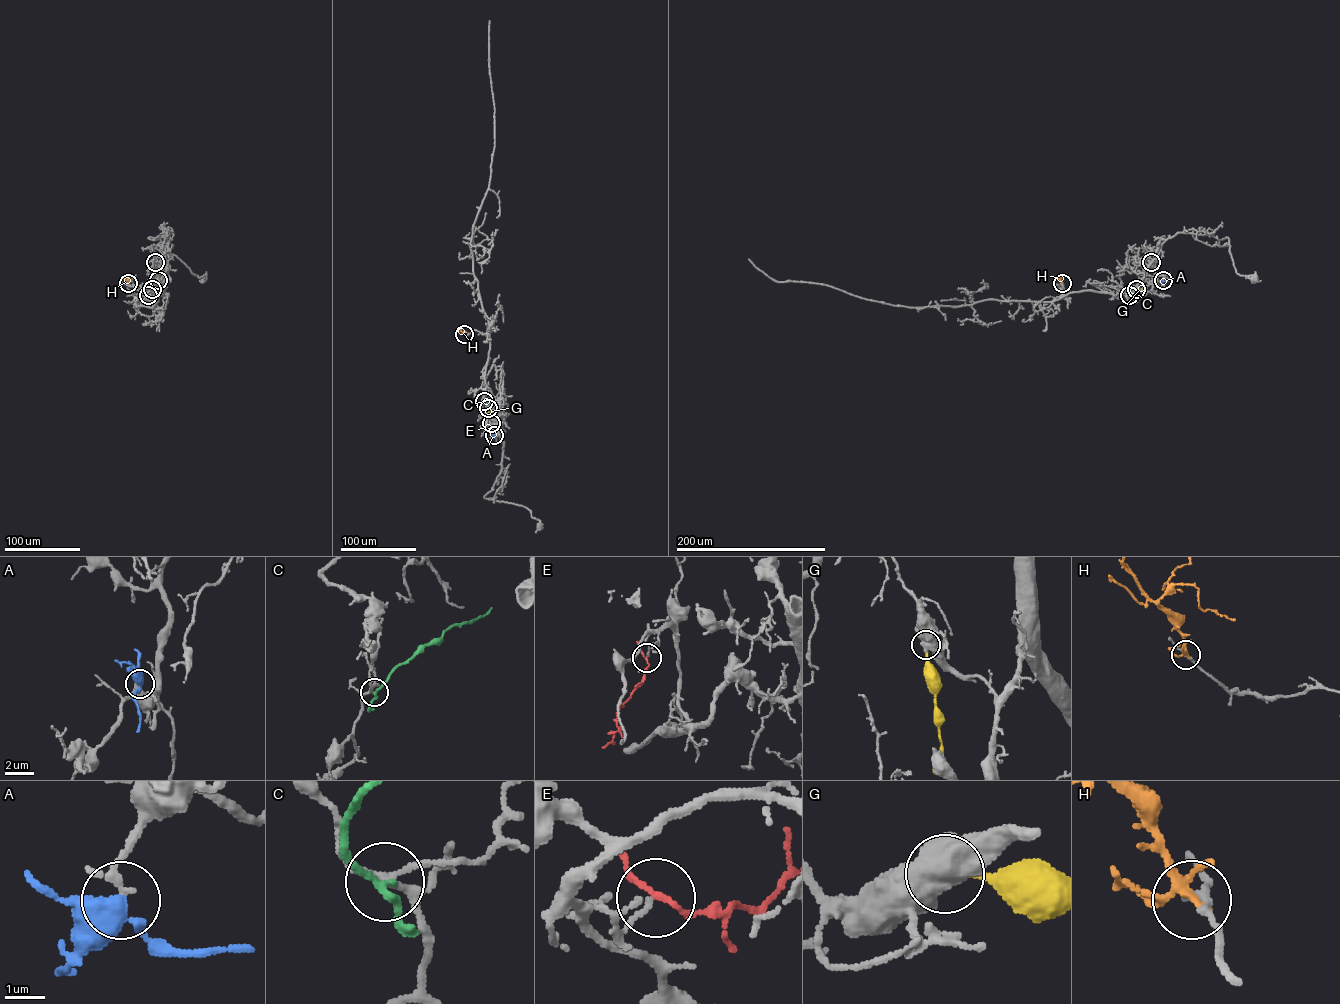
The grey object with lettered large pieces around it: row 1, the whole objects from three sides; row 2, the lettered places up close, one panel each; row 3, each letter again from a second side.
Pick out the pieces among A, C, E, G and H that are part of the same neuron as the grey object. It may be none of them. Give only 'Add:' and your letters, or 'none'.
Add: A

